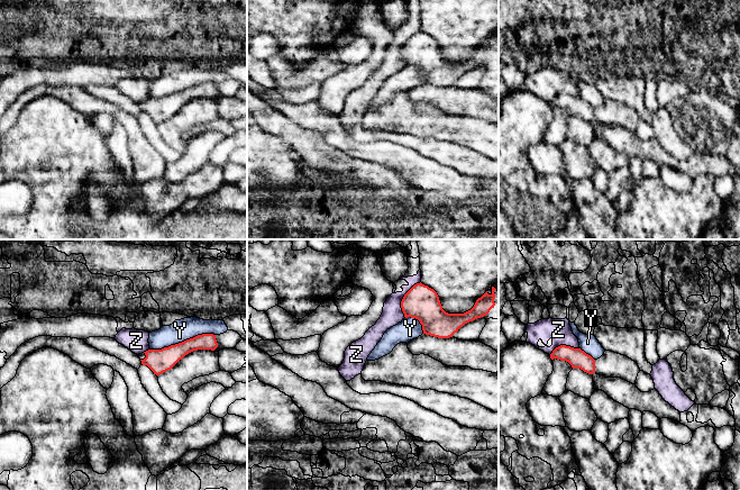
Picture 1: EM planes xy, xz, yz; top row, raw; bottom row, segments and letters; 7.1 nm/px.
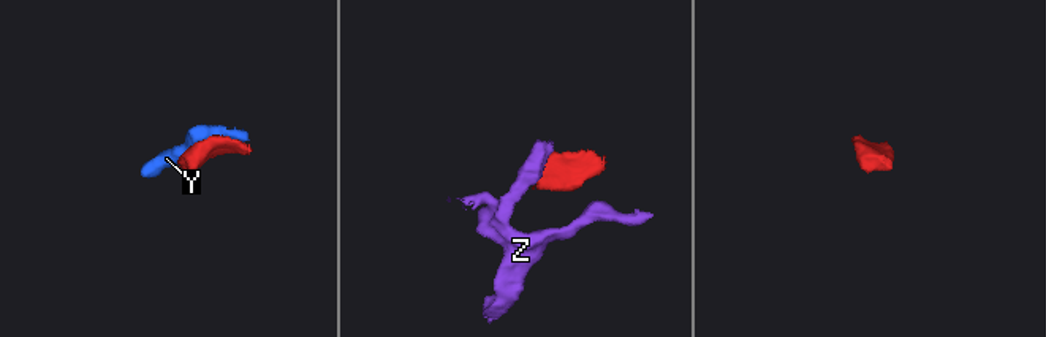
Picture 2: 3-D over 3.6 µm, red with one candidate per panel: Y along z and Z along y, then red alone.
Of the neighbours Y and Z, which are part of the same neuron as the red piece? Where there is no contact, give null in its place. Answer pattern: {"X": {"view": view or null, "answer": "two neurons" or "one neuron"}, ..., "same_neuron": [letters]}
{"Y": {"view": "xy", "answer": "two neurons"}, "Z": {"view": "xz", "answer": "two neurons"}, "same_neuron": []}

